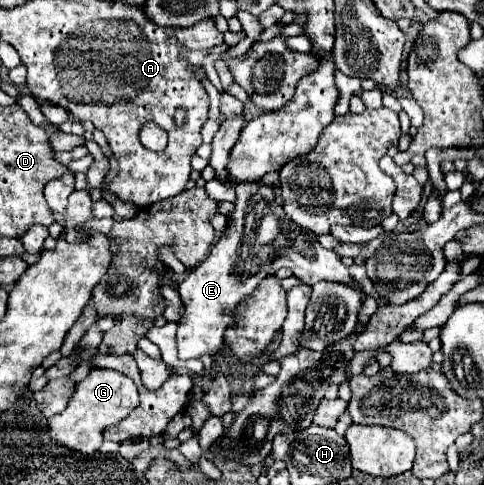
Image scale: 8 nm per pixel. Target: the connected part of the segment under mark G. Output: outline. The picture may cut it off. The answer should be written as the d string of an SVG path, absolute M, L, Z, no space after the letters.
M92 369L86 379L82 379L80 383L76 383L74 393L68 401L68 407L50 417L48 419L48 431L50 431L50 439L70 451L78 451L84 457L90 457L98 451L98 447L102 445L104 437L102 437L102 429L110 427L114 423L118 423L120 419L124 419L126 415L132 413L132 409L136 409L140 403L138 399L138 389L134 385L132 379L128 379L126 375L112 371L112 369Z

